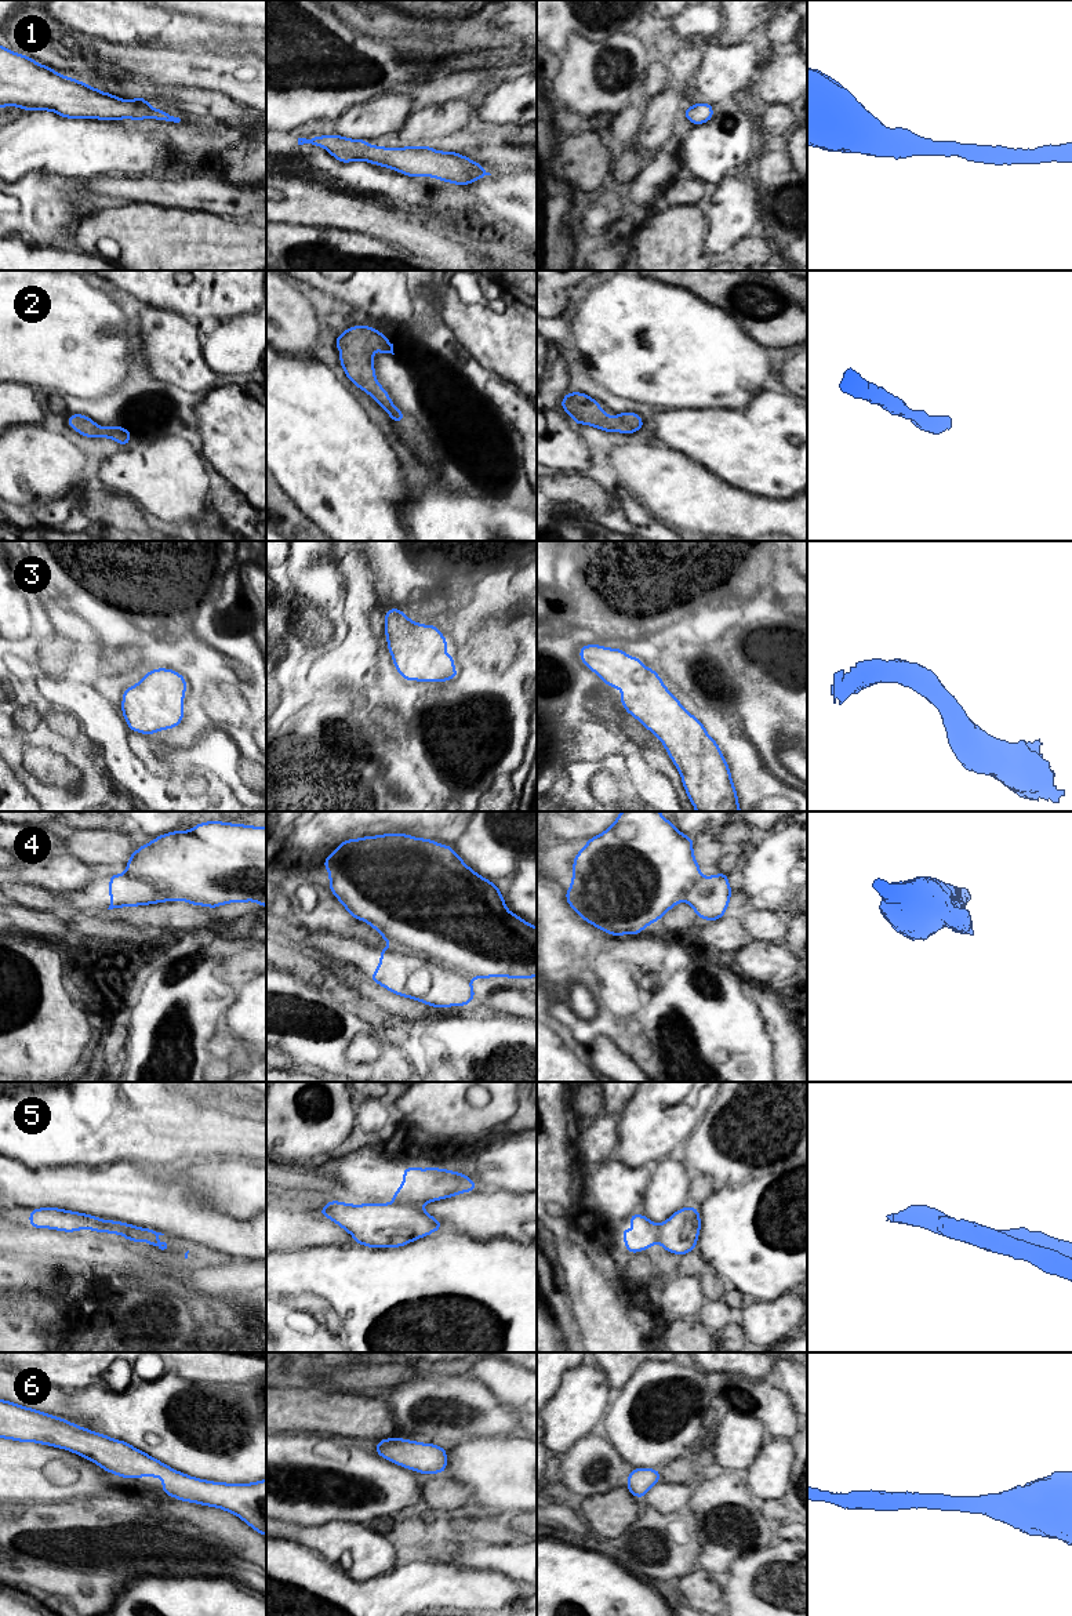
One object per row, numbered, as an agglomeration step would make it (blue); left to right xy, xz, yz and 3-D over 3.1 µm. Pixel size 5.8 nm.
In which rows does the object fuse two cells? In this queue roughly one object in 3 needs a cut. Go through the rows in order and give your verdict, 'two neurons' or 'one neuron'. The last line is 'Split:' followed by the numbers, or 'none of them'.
1: one neuron
2: one neuron
3: one neuron
4: two neurons
5: two neurons
6: one neuron
Split: 4, 5

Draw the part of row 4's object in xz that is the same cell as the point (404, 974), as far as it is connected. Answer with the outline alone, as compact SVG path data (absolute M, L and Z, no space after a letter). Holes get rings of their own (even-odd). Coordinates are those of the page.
M381 948L381 960L370 980L396 995L433 1007L465 1006L475 998L469 978L400 949Z

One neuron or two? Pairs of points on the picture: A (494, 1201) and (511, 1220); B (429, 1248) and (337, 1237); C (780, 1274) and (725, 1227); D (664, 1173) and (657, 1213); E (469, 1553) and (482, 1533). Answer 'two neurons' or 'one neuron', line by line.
A: one neuron
B: two neurons
C: one neuron
D: one neuron
E: two neurons

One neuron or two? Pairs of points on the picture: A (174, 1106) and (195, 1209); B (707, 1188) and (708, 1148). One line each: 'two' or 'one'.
A: two
B: two

